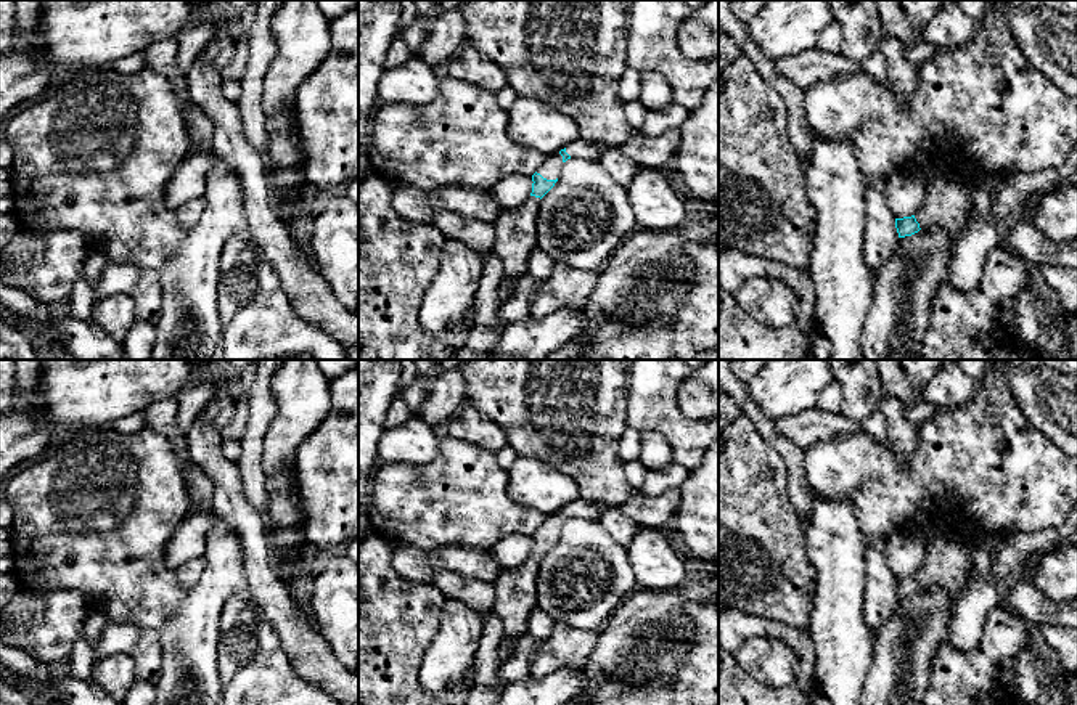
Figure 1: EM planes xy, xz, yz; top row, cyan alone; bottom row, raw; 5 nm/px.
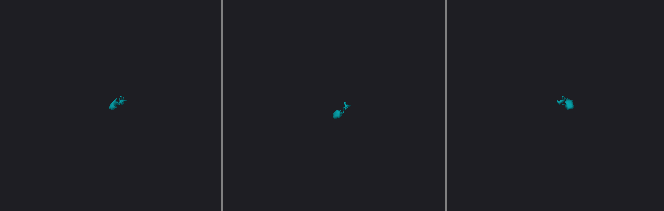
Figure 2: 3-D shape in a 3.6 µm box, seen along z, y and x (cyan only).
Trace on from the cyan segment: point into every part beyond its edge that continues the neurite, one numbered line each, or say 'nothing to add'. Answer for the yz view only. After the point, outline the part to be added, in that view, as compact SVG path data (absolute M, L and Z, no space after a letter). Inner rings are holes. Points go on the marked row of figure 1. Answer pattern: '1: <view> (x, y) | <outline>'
1: yz (947, 204) | M942 172L926 177L926 199L915 212L919 228L942 228L958 239L971 225L973 204L968 189L958 178Z

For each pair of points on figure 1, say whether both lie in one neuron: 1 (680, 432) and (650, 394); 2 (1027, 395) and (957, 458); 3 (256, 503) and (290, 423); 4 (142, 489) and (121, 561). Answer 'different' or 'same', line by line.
1: same
2: different
3: different
4: same

